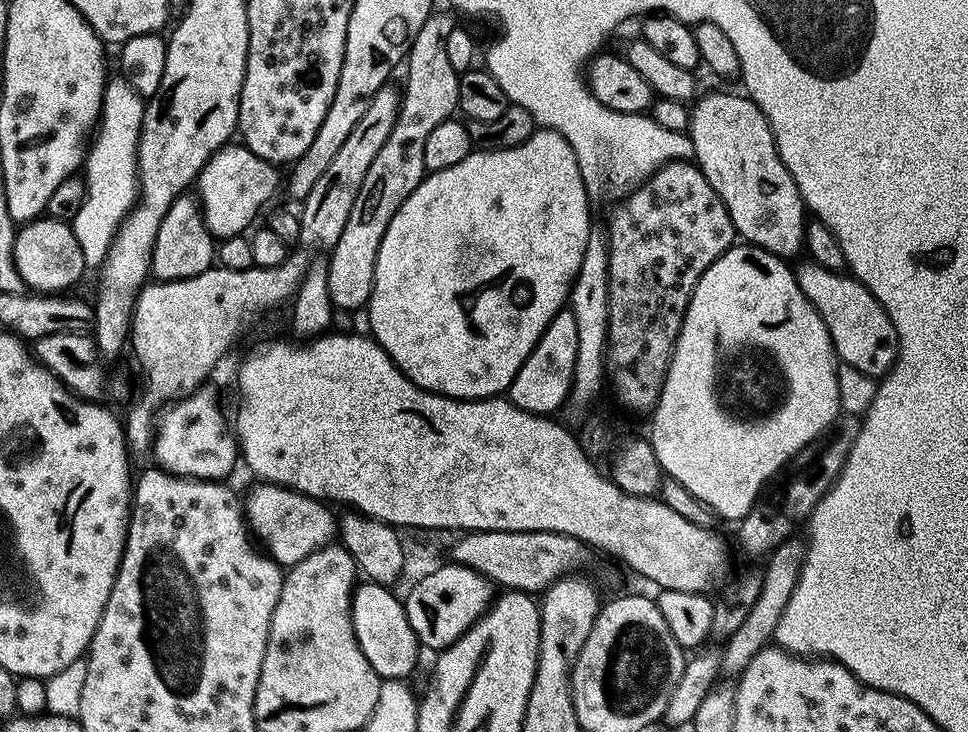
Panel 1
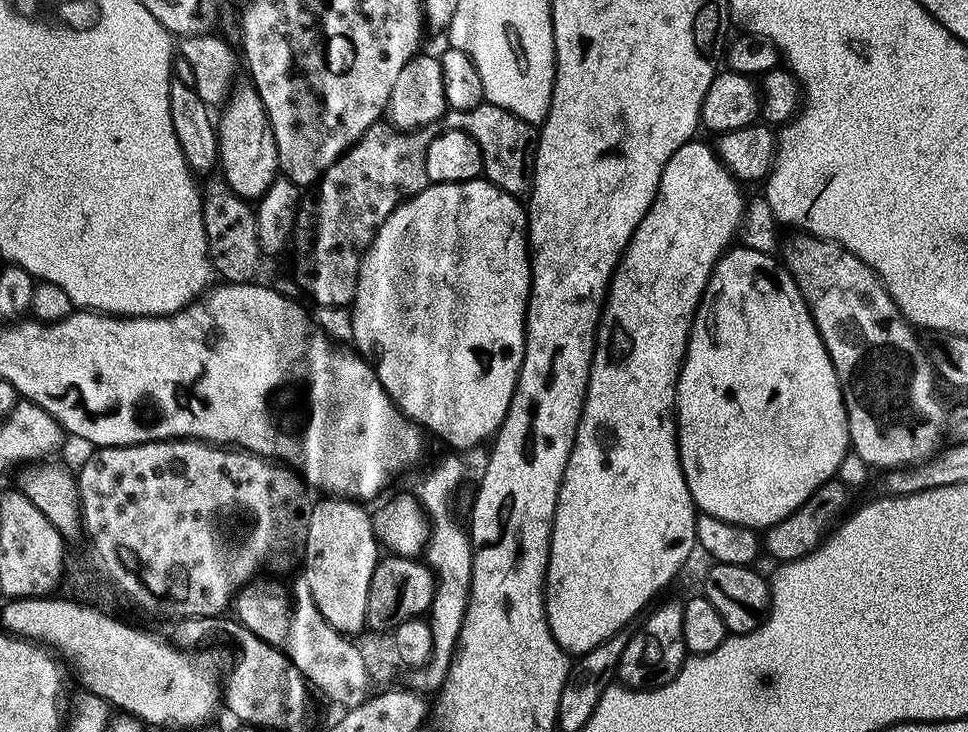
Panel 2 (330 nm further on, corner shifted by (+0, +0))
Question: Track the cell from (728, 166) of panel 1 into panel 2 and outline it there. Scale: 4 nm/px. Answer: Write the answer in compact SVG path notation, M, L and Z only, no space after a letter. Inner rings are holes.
M796 234L793 236L796 237L788 245L786 243L783 245L782 253L784 252L784 256L782 255L782 260L787 267L788 273L794 278L798 290L804 296L804 300L808 303L808 309L812 311L816 328L819 330L822 342L830 354L830 362L838 374L838 382L840 383L842 398L844 399L844 409L848 415L848 443L851 451L856 452L865 464L873 469L878 468L877 470L903 468L904 465L916 465L931 460L942 448L940 439L943 441L946 436L946 408L940 405L940 400L936 397L938 377L932 371L930 362L924 353L924 347L920 345L920 336L917 329L909 324L907 318L901 314L900 308L894 302L891 292L885 288L884 283L880 280L880 273L874 271L870 266L866 266L866 262L862 262L862 258L858 258L853 252L846 250L840 244L835 244L829 240L819 240L817 236L809 236L807 234Z

